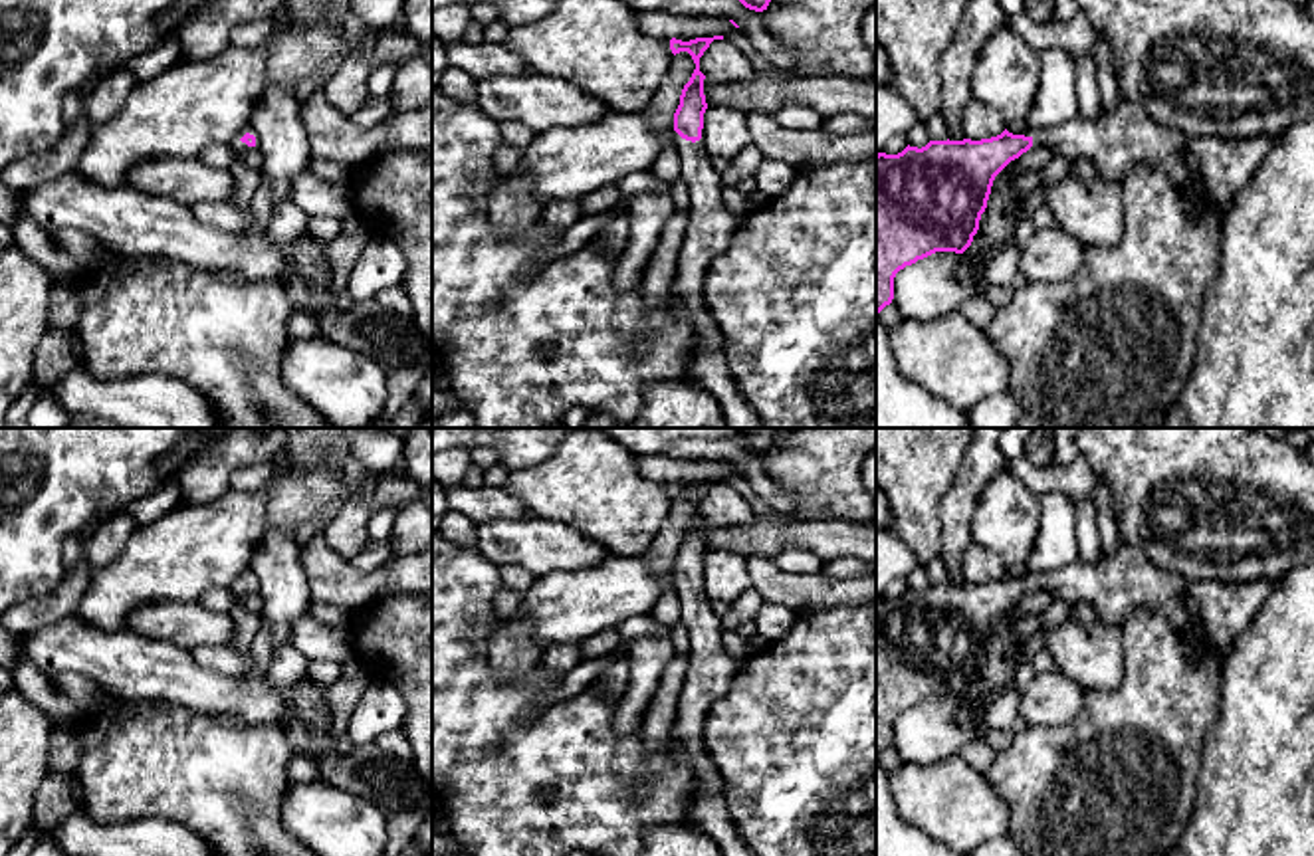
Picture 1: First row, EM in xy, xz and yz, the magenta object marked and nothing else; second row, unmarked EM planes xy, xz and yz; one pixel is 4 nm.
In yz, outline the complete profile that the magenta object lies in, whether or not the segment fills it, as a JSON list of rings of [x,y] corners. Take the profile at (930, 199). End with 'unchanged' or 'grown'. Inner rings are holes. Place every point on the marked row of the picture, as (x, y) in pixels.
[[[1118,97],[1116,109],[1098,121],[1080,117],[1056,129],[1037,131],[1033,137],[1013,135],[1007,129],[981,141],[930,141],[926,147],[906,147],[898,155],[876,155],[876,317],[894,299],[894,277],[906,266],[935,252],[963,254],[979,230],[995,176],[1031,147],[1074,162],[1090,160],[1098,178],[1118,184],[1140,162],[1159,166],[1177,186],[1189,184],[1187,157],[1197,162],[1195,186],[1199,194],[1219,208],[1235,202],[1237,194],[1257,174],[1262,159],[1272,151],[1274,139],[1213,139],[1185,137],[1153,123],[1146,111]]] | grown

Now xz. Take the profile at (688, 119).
[[[723,36],[682,42],[672,38],[672,54],[688,52],[696,63],[684,85],[674,113],[674,131],[682,137],[682,176],[690,190],[688,226],[678,252],[678,273],[672,283],[674,315],[684,317],[696,333],[696,349],[690,359],[690,376],[715,396],[729,428],[763,428],[751,404],[739,394],[725,359],[719,325],[712,319],[702,299],[710,264],[727,250],[741,218],[721,204],[721,174],[712,166],[700,139],[704,113],[706,75],[700,57],[713,40]]] | grown

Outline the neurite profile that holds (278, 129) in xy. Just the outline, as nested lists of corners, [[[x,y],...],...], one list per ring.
[[[272,89],[250,117],[256,147],[262,153],[260,174],[270,182],[274,204],[291,198],[295,178],[313,159],[301,123],[301,101],[291,89]]]

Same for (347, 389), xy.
[[[327,337],[293,339],[281,380],[335,428],[369,428],[384,408],[388,369]]]

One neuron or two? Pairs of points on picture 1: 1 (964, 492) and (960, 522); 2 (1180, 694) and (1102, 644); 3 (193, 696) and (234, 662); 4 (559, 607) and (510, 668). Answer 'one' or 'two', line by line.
1: one
2: two
3: two
4: two

